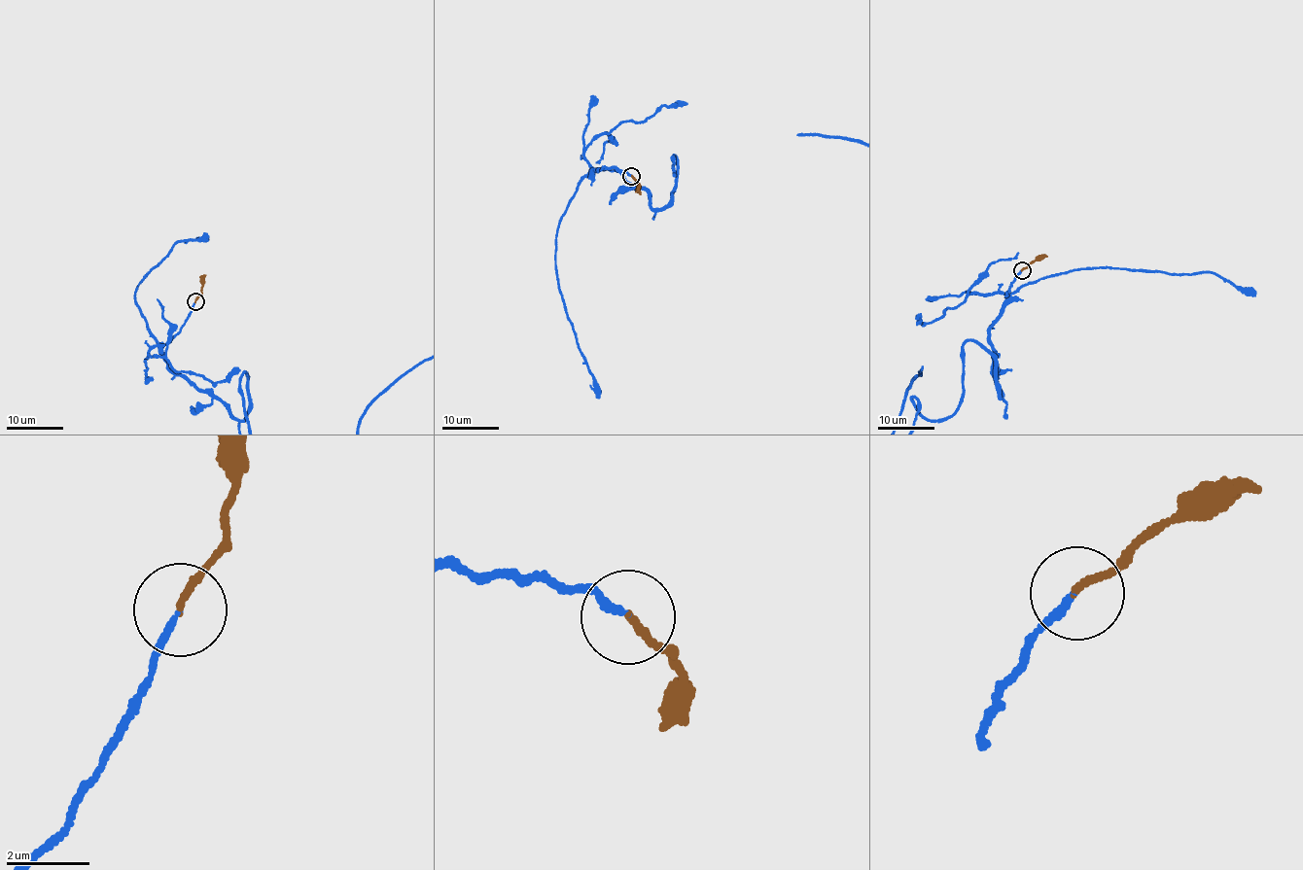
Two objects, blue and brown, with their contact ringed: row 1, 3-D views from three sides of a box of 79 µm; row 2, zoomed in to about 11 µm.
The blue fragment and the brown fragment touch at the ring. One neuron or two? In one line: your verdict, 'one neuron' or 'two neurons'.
one neuron

